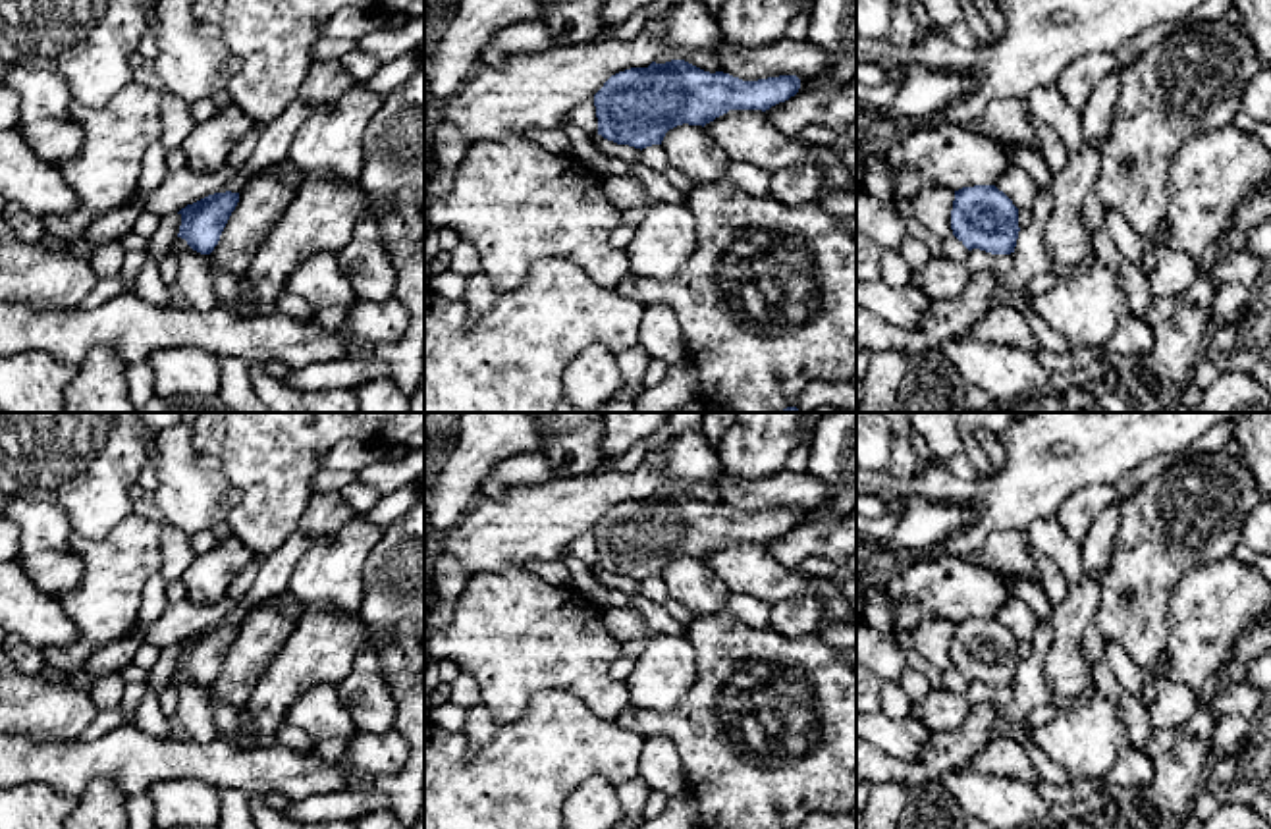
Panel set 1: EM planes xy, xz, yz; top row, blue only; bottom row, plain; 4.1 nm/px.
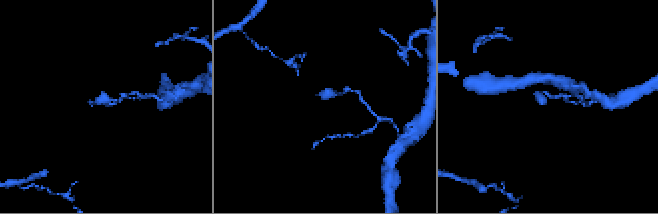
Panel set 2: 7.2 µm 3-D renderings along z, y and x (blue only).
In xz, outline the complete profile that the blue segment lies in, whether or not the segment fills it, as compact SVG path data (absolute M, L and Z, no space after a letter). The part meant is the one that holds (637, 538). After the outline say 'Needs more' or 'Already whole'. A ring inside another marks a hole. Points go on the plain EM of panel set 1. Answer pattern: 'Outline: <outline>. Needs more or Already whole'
Outline: M685 492L631 499L594 526L598 567L617 576L662 576L677 557L706 557L729 542L770 542L800 521L797 507L743 513Z. Already whole

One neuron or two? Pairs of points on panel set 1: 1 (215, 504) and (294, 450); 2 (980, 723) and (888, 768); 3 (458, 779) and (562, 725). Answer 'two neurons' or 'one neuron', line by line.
1: two neurons
2: one neuron
3: one neuron

